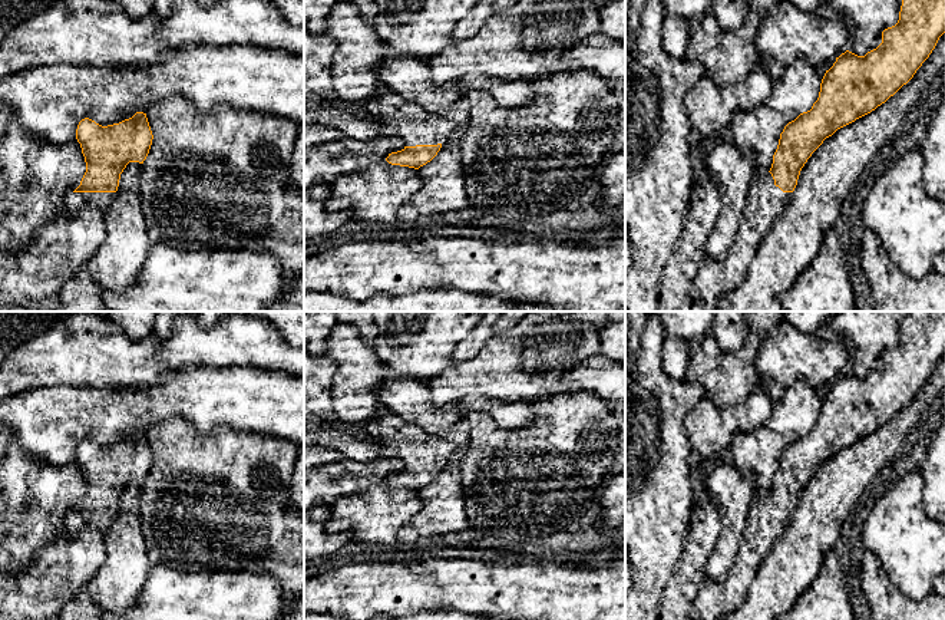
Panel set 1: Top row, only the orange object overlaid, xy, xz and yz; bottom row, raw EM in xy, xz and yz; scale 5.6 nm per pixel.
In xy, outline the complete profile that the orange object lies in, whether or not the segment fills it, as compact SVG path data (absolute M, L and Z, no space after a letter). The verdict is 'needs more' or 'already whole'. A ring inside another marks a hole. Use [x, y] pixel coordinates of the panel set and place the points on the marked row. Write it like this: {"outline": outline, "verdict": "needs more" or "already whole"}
{"outline": "M136 112L119 123L102 126L85 118L76 129L86 162L80 185L66 197L72 215L85 207L96 208L105 215L112 204L120 174L129 162L143 164L152 145L152 131L146 113Z", "verdict": "needs more"}

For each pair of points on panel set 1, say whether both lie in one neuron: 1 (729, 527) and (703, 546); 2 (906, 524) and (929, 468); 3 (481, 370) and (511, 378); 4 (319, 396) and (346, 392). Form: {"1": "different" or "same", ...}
{"1": "different", "2": "different", "3": "same", "4": "different"}

